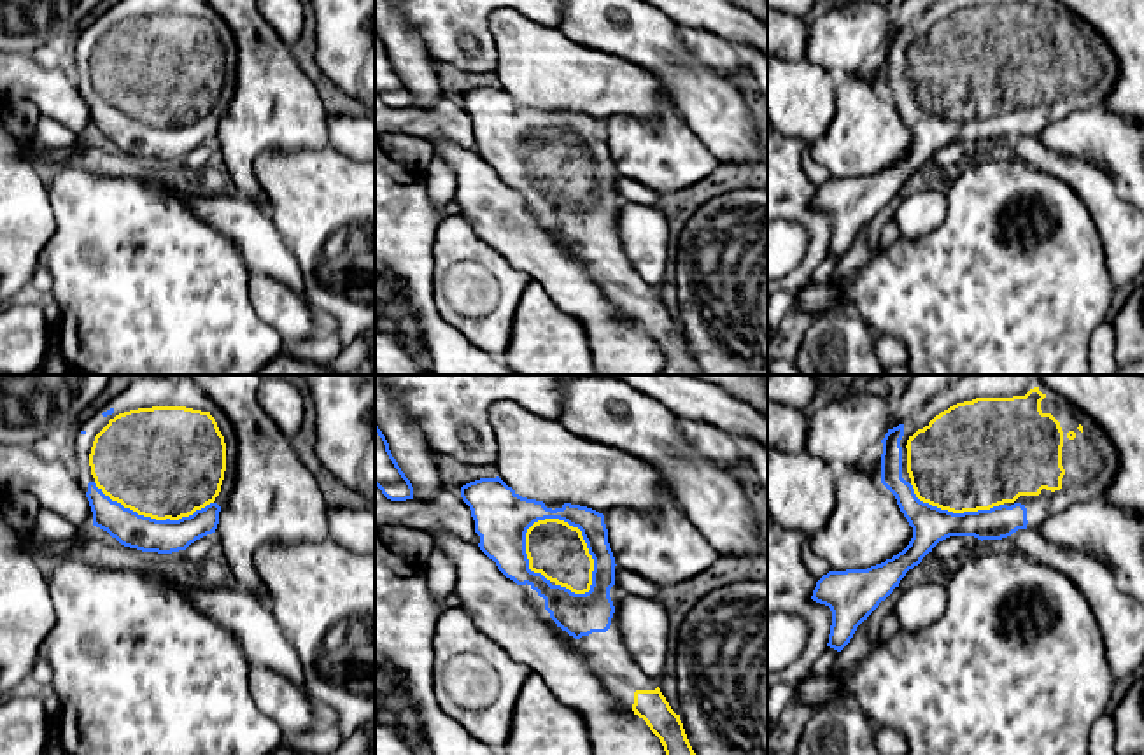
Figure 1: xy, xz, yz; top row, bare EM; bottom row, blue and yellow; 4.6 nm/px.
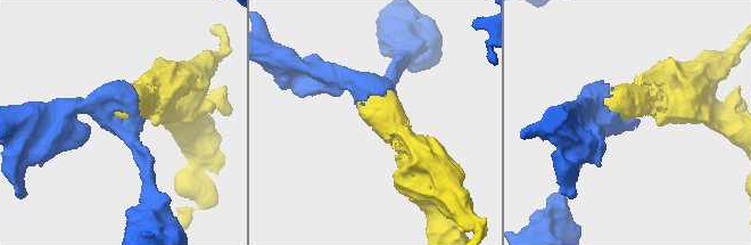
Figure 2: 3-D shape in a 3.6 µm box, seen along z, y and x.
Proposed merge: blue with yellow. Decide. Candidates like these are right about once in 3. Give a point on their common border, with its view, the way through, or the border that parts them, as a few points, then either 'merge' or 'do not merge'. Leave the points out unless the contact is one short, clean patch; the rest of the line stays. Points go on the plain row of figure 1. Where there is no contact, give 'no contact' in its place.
xz (584, 146) | merge

